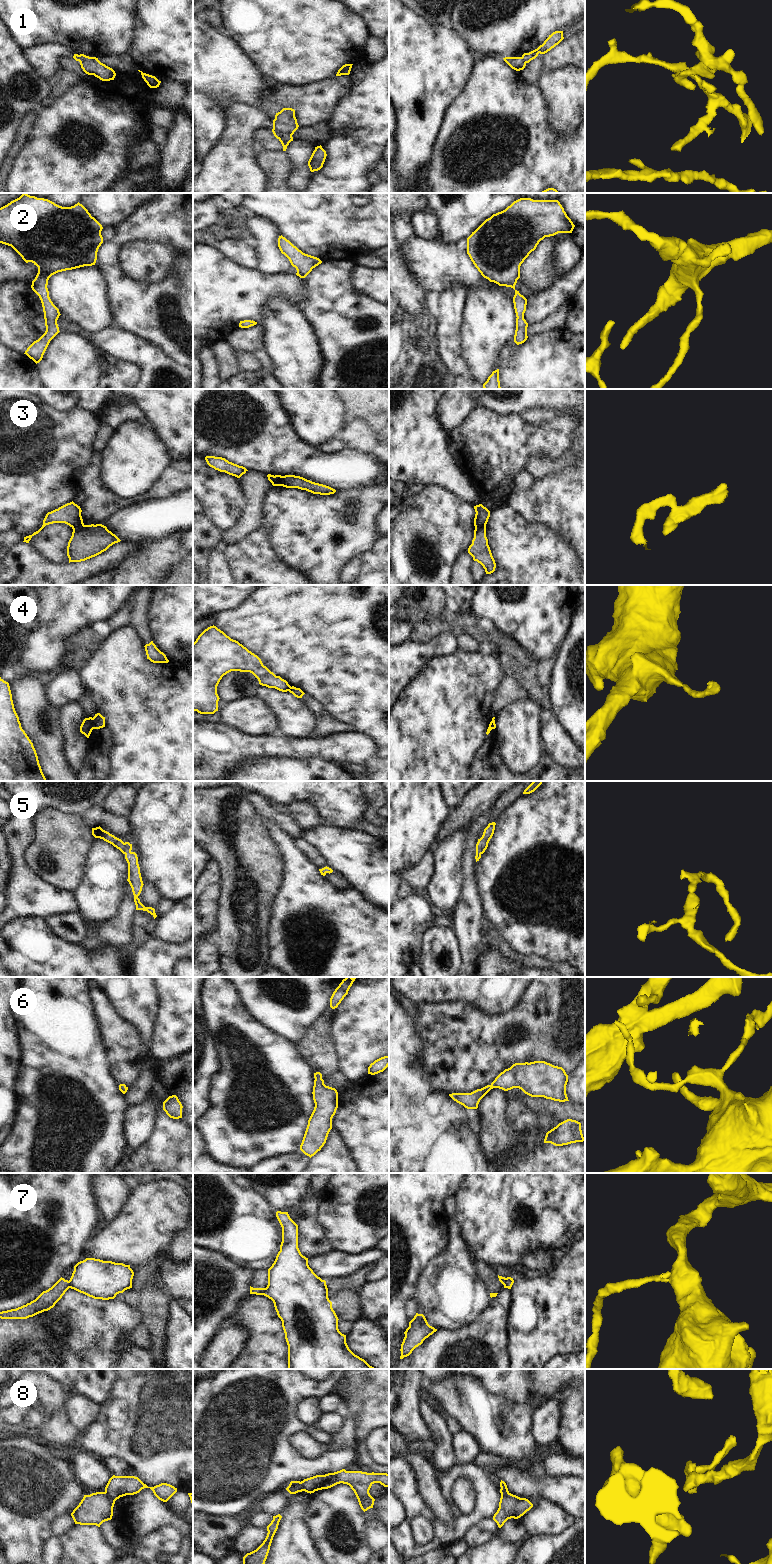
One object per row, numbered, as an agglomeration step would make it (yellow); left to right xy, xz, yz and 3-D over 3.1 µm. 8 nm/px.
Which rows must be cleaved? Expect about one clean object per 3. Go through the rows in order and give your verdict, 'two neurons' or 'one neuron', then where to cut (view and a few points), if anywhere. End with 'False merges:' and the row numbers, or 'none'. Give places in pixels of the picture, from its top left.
1: two neurons | xz (273, 128), (278, 131), (287, 132), (291, 136)
2: one neuron | no cut
3: two neurons | xy (83, 523), (73, 529)
4: two neurons | xy (92, 718), (93, 728)
5: one neuron | no cut
6: one neuron | no cut
7: two neurons | xy (68, 1281), (69, 1287)
8: two neurons | xy (104, 1492), (114, 1501)
False merges: 1, 3, 4, 7, 8

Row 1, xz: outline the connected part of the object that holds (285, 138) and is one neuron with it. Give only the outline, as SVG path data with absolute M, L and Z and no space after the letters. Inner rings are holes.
M272 129L272 132L273 132L274 136L281 142L281 144L283 146L283 151L286 151L289 143L291 141L293 141L293 137L288 133L278 132L274 129Z

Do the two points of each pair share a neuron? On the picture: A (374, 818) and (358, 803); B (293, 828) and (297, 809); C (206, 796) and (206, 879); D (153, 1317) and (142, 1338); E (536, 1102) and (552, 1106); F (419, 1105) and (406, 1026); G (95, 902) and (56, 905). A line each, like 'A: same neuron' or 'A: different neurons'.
A: different neurons
B: different neurons
C: different neurons
D: different neurons
E: same neuron
F: same neuron
G: different neurons

